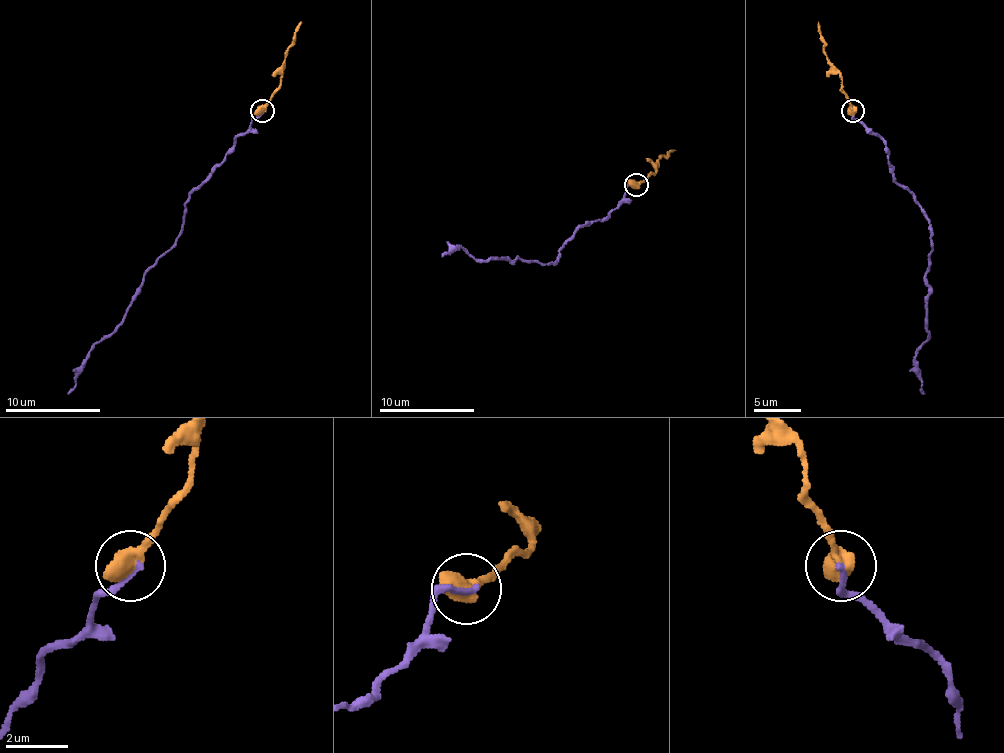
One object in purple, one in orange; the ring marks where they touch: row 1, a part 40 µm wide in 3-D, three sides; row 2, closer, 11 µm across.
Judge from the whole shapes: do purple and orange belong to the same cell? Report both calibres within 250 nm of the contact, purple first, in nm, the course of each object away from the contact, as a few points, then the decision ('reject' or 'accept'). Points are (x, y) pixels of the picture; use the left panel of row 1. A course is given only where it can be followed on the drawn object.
calibres 200 and 750 nm; course purple (264, 111), (209, 177), (188, 196), (181, 234), (143, 277), (141, 291), (124, 319), (89, 353), (67, 393); course orange (262, 111), (280, 83), (288, 49), (302, 21); accept

